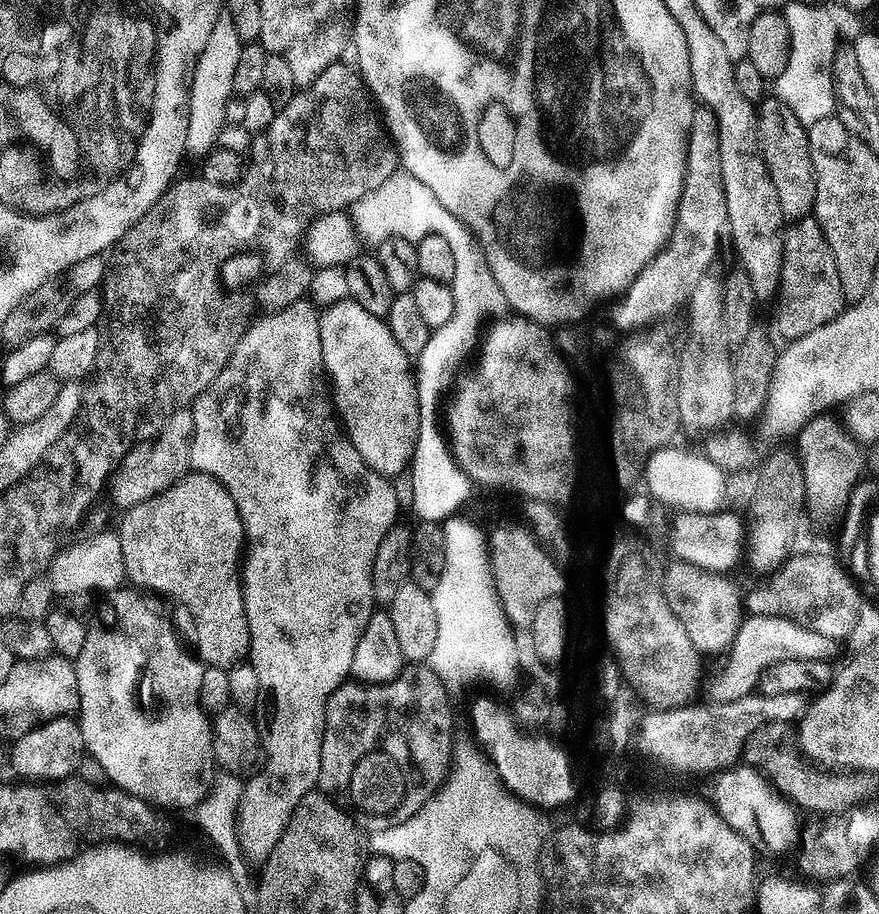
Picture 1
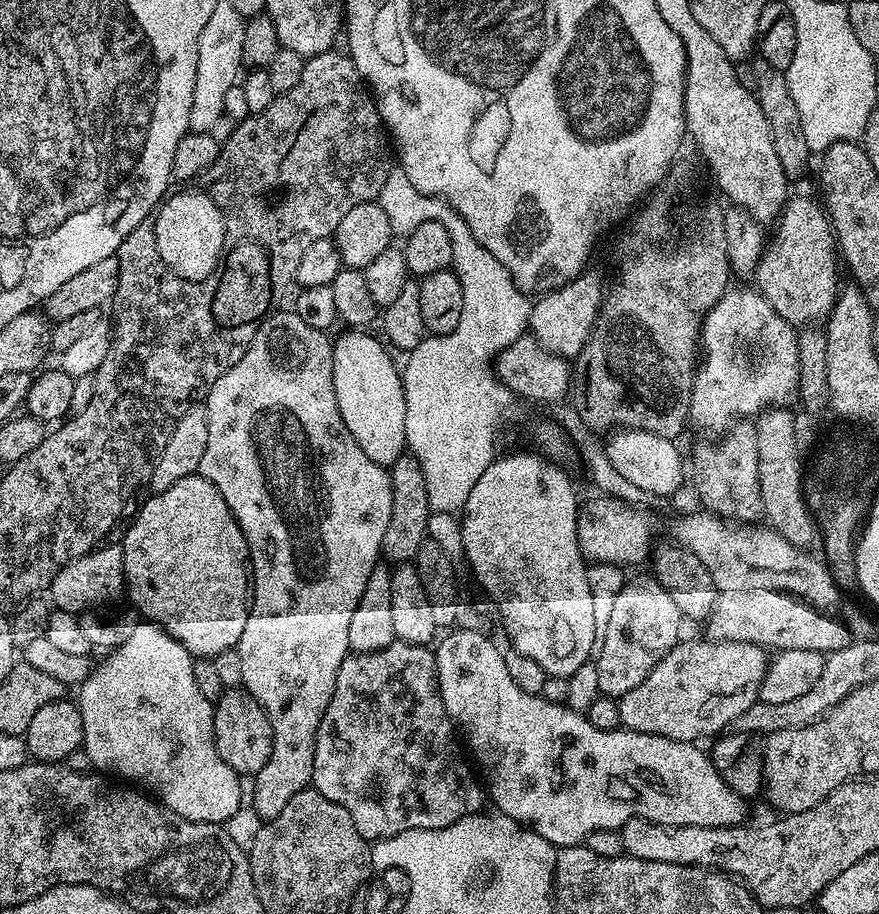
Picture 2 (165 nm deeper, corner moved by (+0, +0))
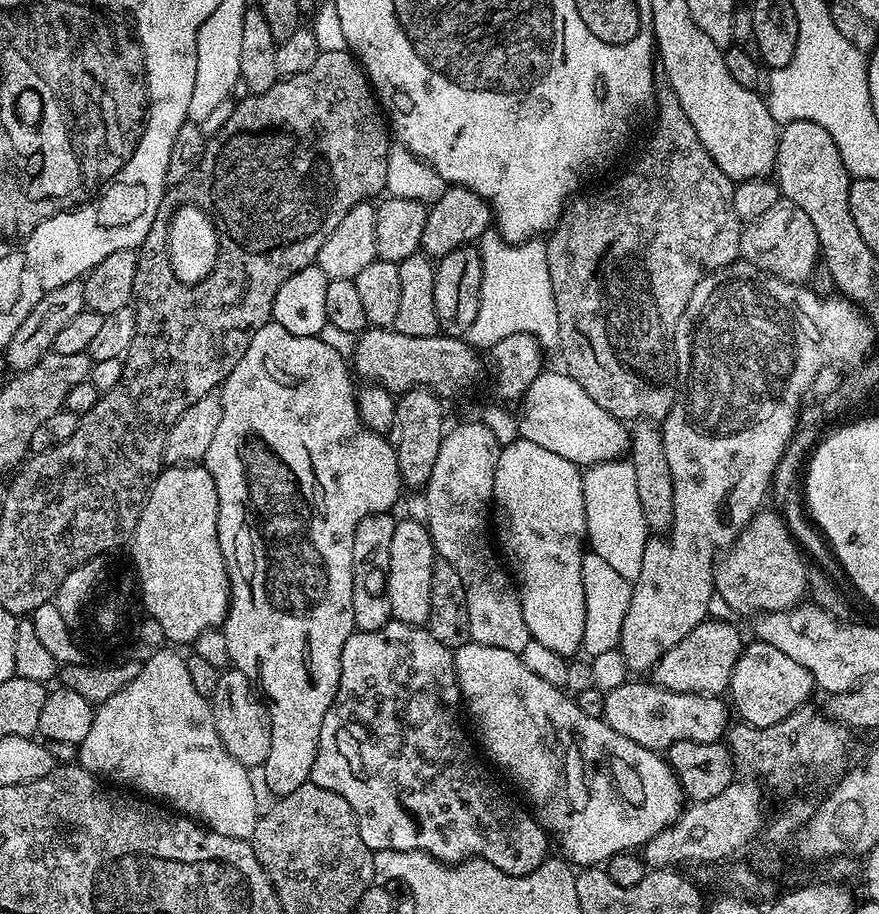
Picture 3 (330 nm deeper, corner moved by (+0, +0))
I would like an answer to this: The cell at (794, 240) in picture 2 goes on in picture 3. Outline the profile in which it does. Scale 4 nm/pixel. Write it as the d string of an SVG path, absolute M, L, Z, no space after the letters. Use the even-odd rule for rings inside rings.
M781 198L777 204L770 206L762 218L758 218L753 224L744 224L740 234L740 256L762 272L768 272L777 276L779 280L787 280L790 284L803 285L811 278L822 253L818 234L814 234L814 222L810 222L810 214L798 210L794 202Z

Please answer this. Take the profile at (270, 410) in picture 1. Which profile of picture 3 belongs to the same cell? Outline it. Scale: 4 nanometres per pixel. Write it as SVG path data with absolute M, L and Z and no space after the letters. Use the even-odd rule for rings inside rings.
M274 322L264 324L262 330L258 330L254 338L250 338L250 346L246 346L242 362L234 366L234 370L224 379L219 389L222 418L218 422L218 430L214 430L210 450L206 450L202 461L203 467L214 478L214 486L218 490L218 534L224 560L228 563L228 584L232 587L232 601L228 603L228 617L224 620L222 631L226 634L231 667L246 674L246 678L268 706L272 737L270 754L263 766L267 785L276 798L290 794L290 790L298 790L298 786L309 783L318 750L318 738L322 734L322 722L338 690L342 646L346 646L346 638L350 638L356 631L352 601L354 530L358 530L358 522L362 522L362 518L370 514L392 512L396 499L400 500L402 496L402 481L393 441L381 433L373 432L362 422L356 405L358 388L357 385L352 385L352 380L354 381L354 376L350 371L349 361L345 357L343 360L339 350L331 348L324 338L290 334L290 330L282 330L282 326Z

